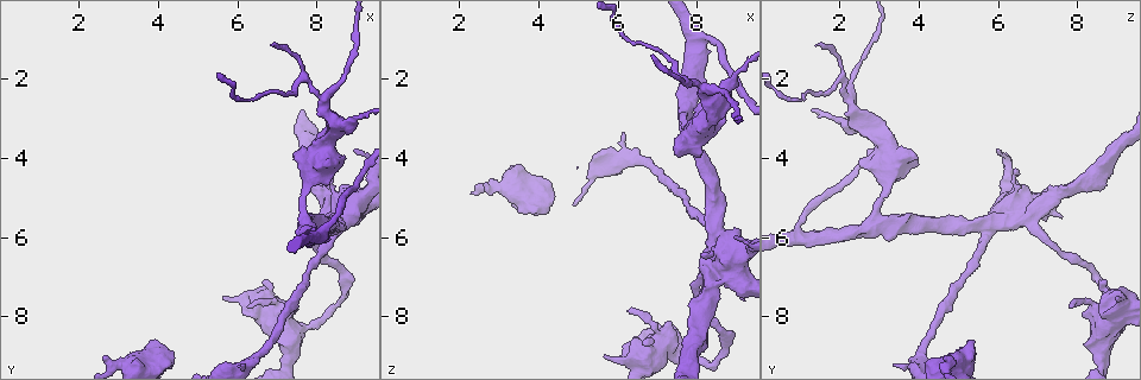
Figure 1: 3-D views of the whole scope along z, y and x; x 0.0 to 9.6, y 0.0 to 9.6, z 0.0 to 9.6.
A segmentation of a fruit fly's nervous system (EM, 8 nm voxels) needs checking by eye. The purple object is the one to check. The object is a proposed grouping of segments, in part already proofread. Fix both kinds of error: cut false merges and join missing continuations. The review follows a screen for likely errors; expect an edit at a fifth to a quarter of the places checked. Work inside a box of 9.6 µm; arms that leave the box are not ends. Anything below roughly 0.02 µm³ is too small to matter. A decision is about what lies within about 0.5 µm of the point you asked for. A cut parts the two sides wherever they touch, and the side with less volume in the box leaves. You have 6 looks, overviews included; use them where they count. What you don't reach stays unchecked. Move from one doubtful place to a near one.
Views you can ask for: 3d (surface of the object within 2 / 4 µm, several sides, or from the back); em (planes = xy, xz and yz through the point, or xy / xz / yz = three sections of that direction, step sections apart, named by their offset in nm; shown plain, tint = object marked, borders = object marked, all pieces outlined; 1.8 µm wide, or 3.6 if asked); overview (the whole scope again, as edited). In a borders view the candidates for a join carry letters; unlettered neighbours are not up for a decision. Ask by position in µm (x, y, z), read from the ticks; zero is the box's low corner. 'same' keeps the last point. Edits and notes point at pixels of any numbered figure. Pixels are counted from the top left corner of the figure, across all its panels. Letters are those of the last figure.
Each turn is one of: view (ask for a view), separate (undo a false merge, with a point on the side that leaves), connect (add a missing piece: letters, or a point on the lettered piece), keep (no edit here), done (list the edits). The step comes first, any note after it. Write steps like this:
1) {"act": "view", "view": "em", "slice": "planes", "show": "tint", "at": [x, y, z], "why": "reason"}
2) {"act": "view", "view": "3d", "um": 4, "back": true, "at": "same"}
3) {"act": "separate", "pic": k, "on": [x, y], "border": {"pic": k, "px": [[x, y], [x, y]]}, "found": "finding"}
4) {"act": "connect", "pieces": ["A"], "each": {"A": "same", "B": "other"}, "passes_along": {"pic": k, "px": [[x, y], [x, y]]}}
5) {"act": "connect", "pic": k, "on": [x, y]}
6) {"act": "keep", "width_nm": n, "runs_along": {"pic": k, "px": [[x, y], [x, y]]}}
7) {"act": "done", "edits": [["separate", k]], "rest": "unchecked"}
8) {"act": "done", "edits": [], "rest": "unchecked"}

{"act": "view", "view": "3d", "um": 4, "at": [3.95, 8.60, 5.40]}

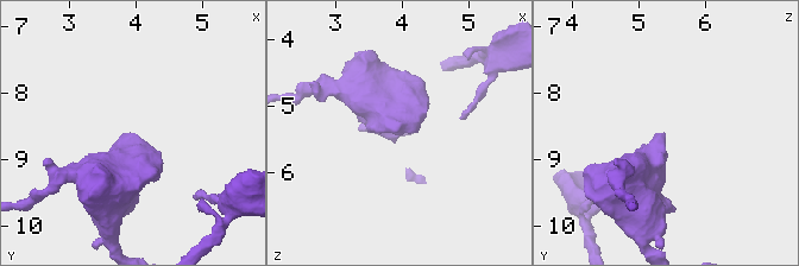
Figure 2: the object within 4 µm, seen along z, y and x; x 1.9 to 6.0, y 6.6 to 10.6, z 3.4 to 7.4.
{"act": "view", "view": "em", "um": 3.6, "slice": "planes", "show": "borders", "at": [3.95, 8.65, 5.40], "why": "need the tissue"}

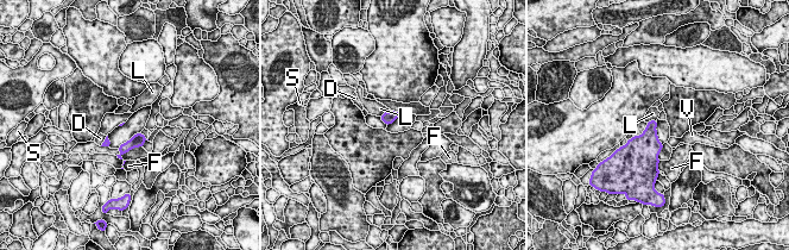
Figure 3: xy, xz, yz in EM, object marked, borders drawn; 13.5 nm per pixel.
{"act": "keep", "each": {"D": "other", "F": "other", "L": "other", "S": "other", "V": "other"}, "border": {"pic": 3, "px": [[390, 110], [380, 117]]}, "found": "no lettered piece goes on from it"}

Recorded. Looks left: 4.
{"act": "view", "view": "em", "slice": "planes", "show": "tint", "at": [6.25, 7.70, 7.80], "why": "tapers out"}

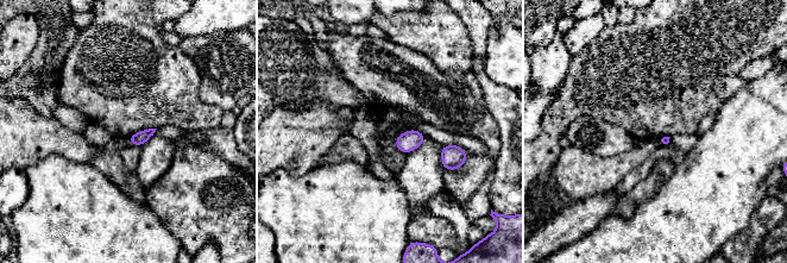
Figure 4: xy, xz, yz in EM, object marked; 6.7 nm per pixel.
{"act": "view", "view": "em", "slice": "planes", "show": "borders", "at": "same"}

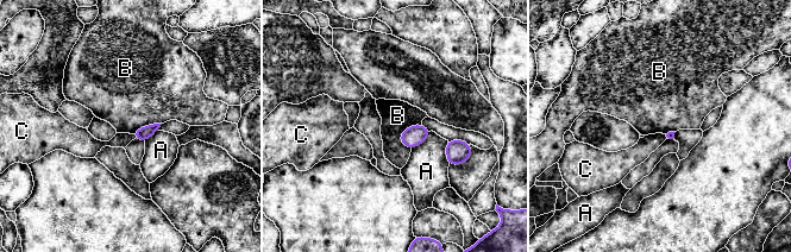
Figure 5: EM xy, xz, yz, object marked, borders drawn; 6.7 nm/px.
{"act": "keep", "each": {"A": "other", "B": "other", "C": "other"}, "found": "no lettered piece goes on from it"}

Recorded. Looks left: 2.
{"act": "view", "view": "em", "um": 3.6, "slice": "planes", "show": "tint", "at": [8.55, 5.30, 6.85], "why": "sudden change in width"}

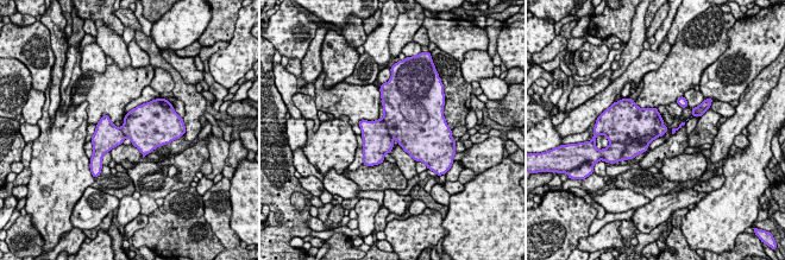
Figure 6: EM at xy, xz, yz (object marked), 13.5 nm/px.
{"act": "view", "view": "em", "um": 3.6, "slice": "planes", "show": "borders", "at": "same"}

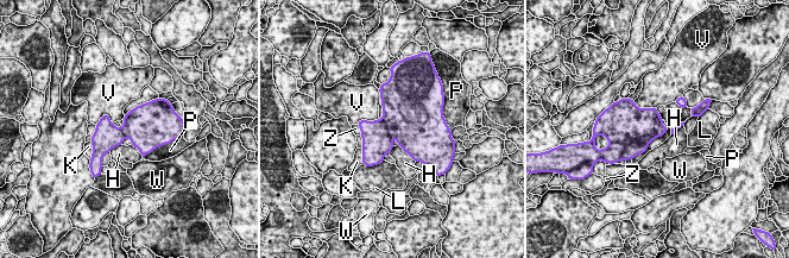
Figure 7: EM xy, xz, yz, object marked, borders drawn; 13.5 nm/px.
{"act": "separate", "pic": 7, "on": [632, 124], "each": {"H": "other", "K": "other", "L": "other", "P": "other", "V": "other", "W": "other", "Z": "other"}, "border": {"pic": 7, "px": [[654, 138], [644, 136], [637, 140]]}, "found": "two cells meet here"}

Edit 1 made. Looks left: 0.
{"act": "done", "edits": [["separate", 7]], "rest": "unchecked"}

